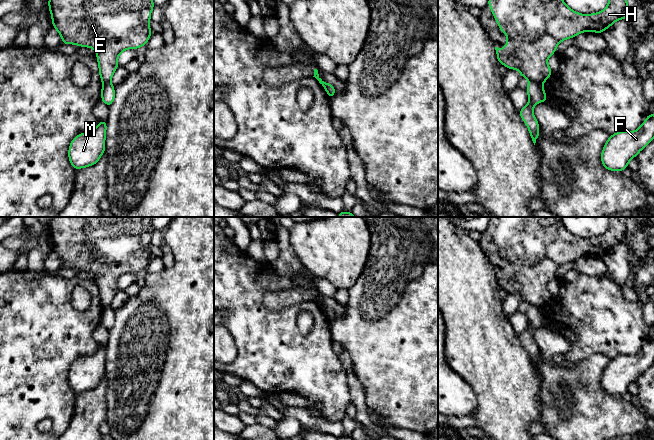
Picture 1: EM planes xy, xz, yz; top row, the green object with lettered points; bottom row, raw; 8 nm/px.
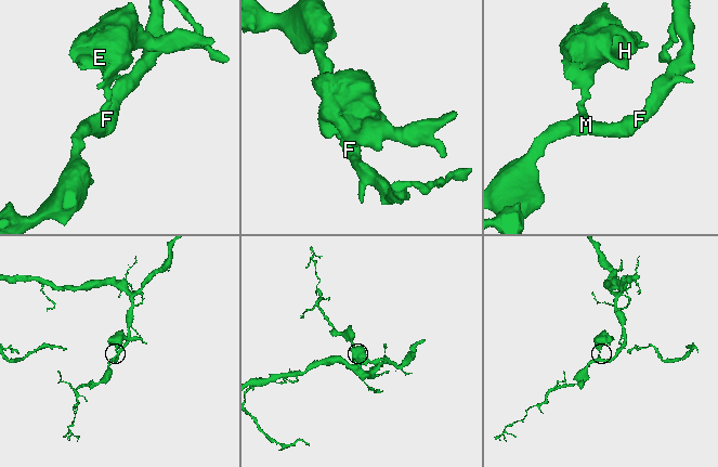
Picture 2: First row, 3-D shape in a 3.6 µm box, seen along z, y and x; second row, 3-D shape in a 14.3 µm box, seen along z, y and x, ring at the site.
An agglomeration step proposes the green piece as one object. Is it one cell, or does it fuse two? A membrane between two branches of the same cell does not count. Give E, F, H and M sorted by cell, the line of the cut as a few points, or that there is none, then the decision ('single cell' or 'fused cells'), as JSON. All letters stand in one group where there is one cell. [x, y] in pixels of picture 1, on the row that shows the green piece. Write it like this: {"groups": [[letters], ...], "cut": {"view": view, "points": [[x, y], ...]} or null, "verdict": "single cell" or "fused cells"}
{"groups": [["E", "H"], ["F", "M"]], "cut": {"view": "yz", "points": [[530, 80], [541, 84]]}, "verdict": "fused cells"}

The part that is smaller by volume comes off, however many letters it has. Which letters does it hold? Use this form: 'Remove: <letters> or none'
Remove: E, H

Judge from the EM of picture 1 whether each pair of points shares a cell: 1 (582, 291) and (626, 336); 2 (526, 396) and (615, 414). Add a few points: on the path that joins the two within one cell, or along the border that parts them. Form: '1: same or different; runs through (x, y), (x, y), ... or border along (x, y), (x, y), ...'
1: same; runs through (592, 302), (615, 325)
2: different; border along (536, 376), (540, 404), (538, 421)

